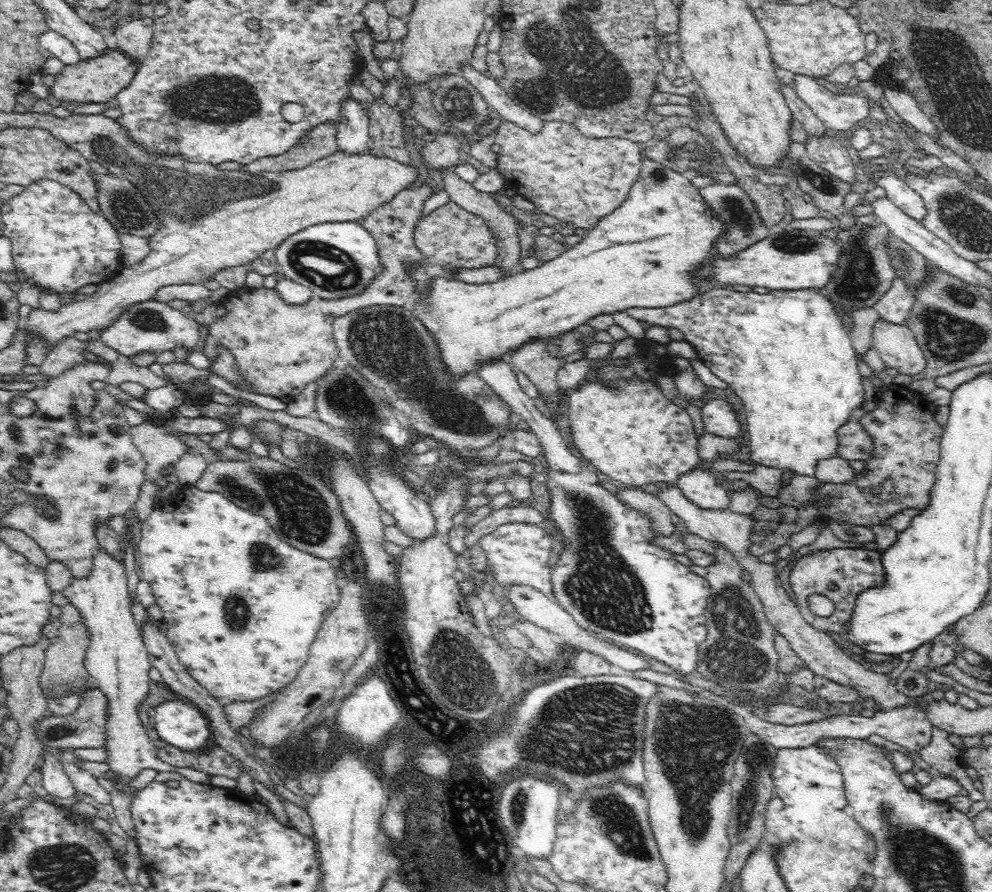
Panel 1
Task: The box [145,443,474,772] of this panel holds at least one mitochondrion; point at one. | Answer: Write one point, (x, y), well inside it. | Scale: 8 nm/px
(305, 515)

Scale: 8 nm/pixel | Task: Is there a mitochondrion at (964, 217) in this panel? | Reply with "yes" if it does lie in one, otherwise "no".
yes

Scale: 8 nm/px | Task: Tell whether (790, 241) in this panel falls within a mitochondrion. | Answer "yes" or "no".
yes

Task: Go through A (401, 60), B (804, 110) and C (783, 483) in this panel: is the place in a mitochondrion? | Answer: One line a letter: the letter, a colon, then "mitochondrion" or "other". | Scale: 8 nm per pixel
A: other
B: other
C: other

